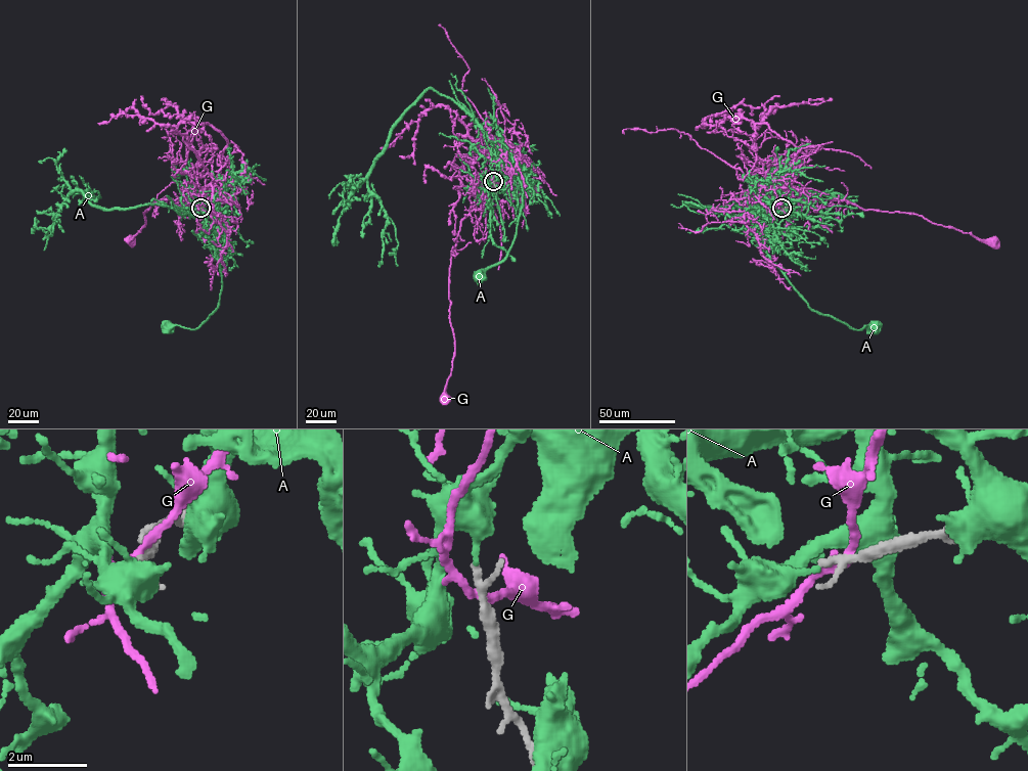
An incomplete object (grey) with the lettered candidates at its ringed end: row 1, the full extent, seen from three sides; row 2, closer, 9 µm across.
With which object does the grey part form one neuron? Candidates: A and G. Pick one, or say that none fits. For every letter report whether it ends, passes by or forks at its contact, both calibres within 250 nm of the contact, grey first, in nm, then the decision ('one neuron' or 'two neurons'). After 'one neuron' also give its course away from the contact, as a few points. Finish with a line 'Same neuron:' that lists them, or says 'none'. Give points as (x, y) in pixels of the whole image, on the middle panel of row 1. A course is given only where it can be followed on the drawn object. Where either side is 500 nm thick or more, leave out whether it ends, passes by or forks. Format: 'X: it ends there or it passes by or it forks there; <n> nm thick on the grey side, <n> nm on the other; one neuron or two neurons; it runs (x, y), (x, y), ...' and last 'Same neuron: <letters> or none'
A: it ends there; 220 nm thick on the grey side, 200 nm on the other; two neurons
G: it passes by; 320 nm thick on the grey side, 190 nm on the other; two neurons
Same neuron: none

